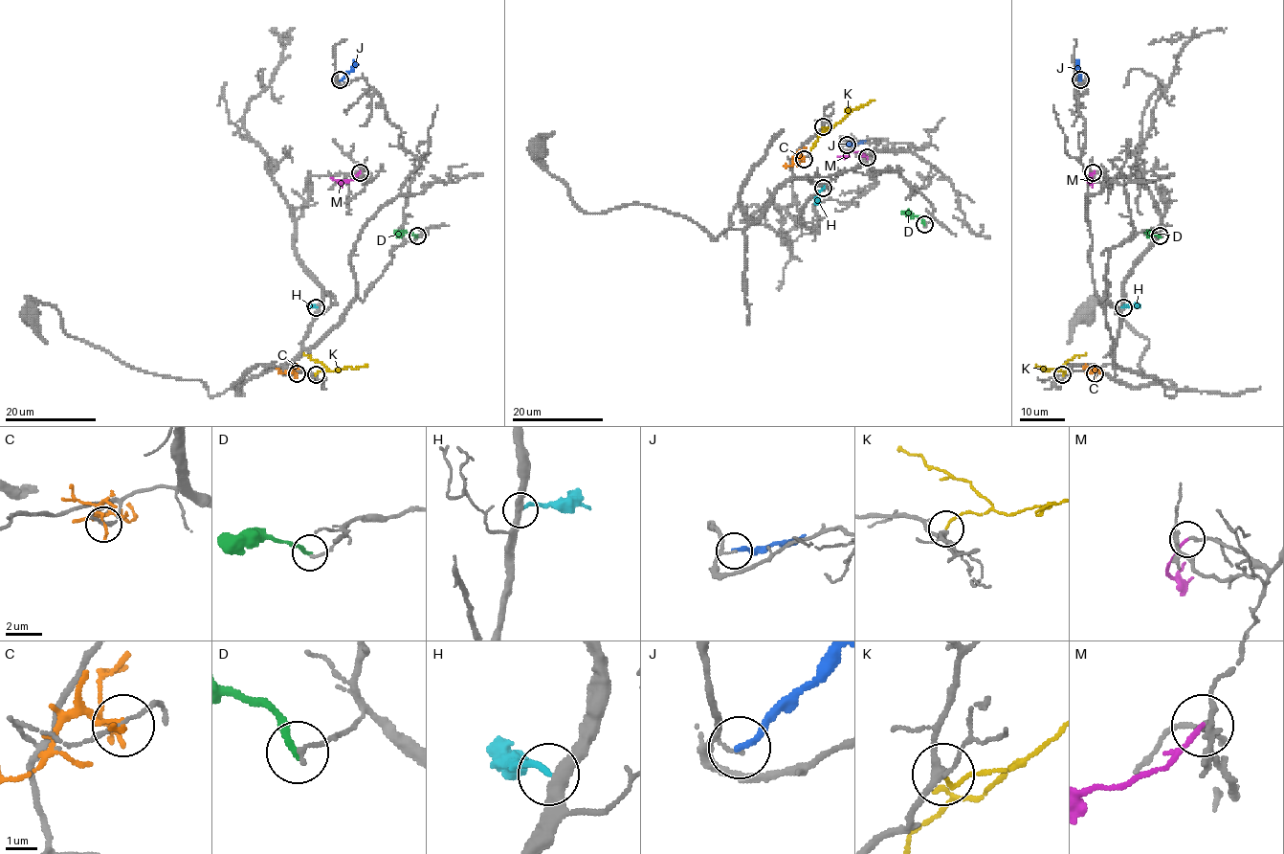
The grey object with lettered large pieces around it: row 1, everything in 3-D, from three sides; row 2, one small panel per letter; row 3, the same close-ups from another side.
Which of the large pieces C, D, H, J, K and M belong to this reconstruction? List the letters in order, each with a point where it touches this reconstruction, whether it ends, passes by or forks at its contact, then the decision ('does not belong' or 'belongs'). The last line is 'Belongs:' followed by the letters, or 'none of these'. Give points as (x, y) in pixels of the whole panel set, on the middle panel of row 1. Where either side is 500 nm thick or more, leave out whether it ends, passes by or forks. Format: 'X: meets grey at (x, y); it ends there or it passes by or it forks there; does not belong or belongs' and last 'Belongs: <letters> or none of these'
C: meets grey at (804, 159); it ends there; does not belong
D: meets grey at (924, 224); it ends there; does not belong
H: meets grey at (823, 188); it ends there; does not belong
J: meets grey at (847, 145); it ends there; does not belong
K: meets grey at (823, 126); it ends there; belongs
M: meets grey at (867, 157); it ends there; belongs
Belongs: K, M

